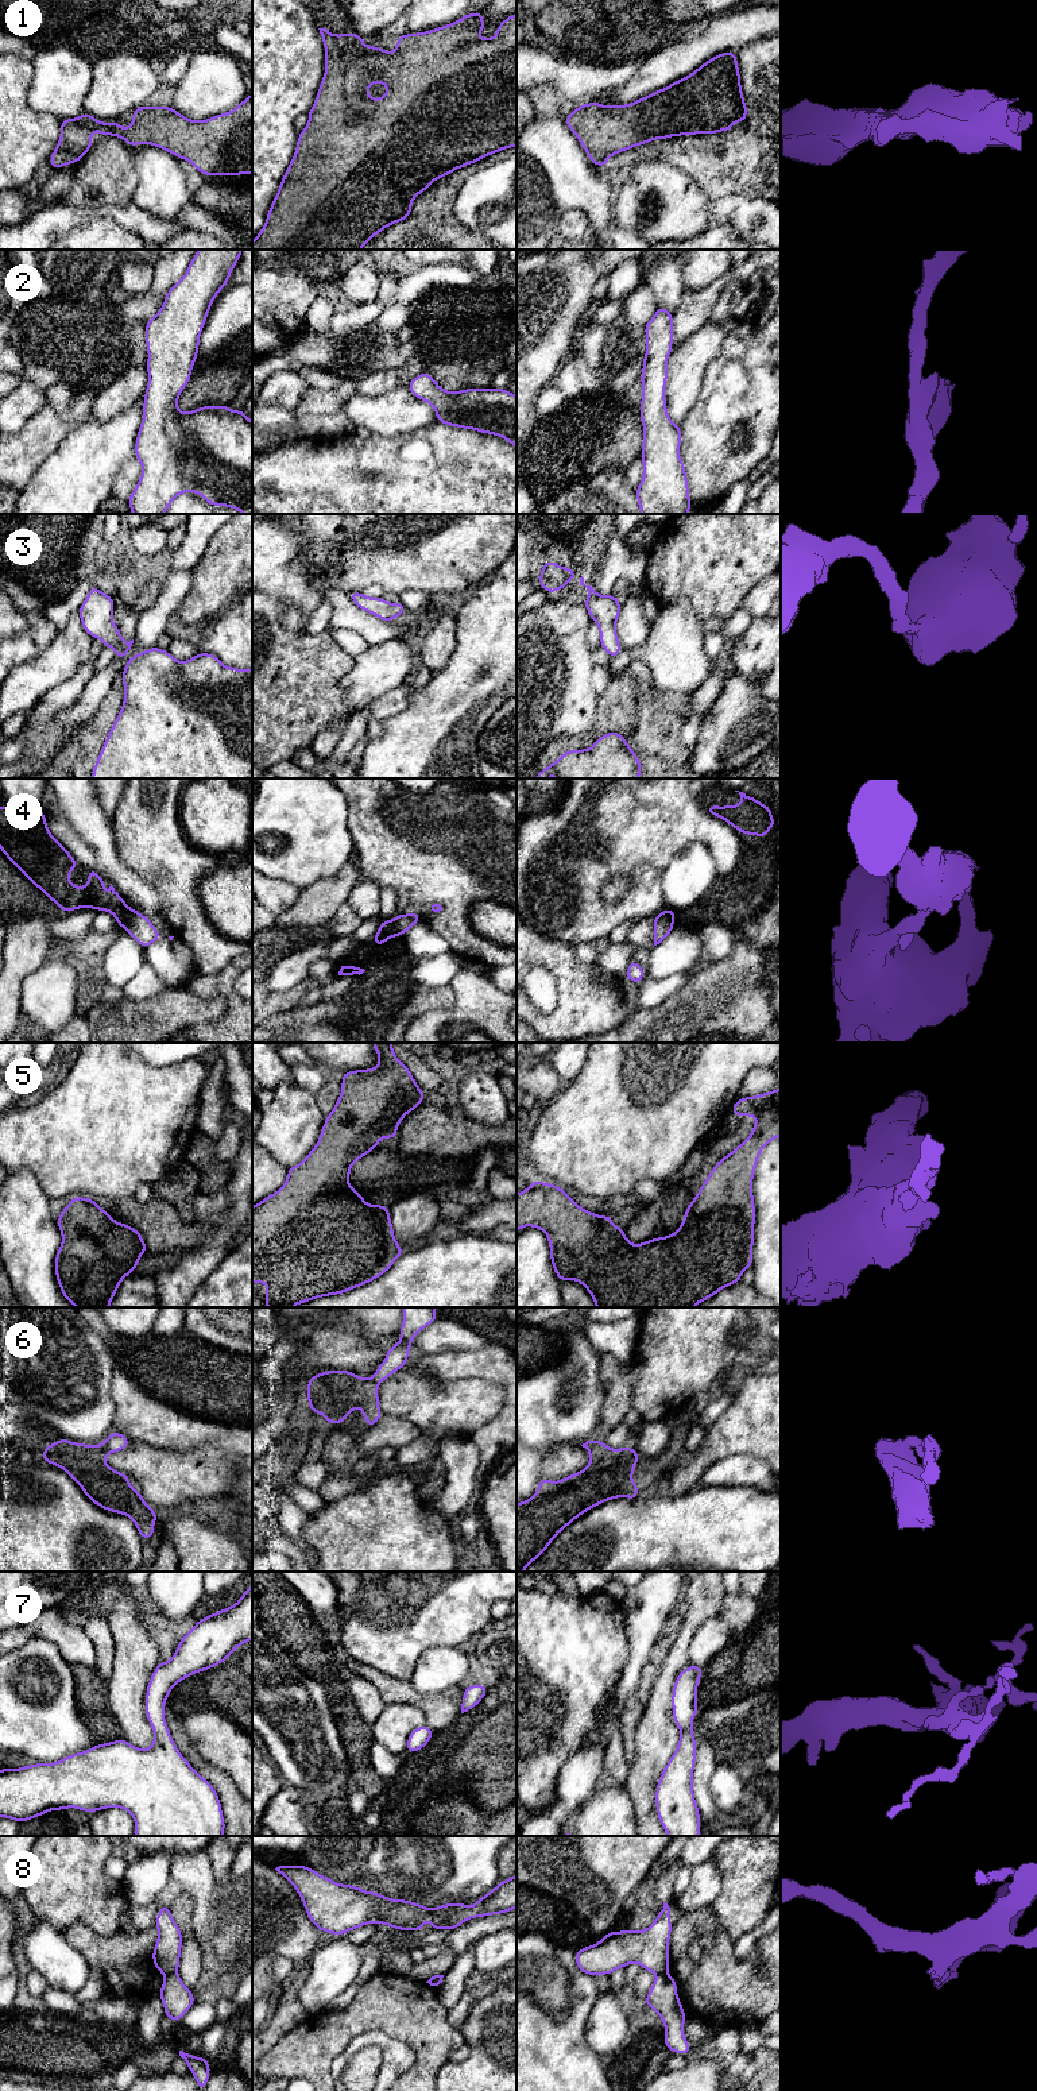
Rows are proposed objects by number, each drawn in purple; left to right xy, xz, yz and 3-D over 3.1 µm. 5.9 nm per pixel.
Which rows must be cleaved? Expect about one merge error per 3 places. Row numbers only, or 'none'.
4, 6, 8

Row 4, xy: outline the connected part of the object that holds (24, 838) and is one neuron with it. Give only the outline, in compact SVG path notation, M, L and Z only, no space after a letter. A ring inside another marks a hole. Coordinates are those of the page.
M0 807L0 850L5 857L40 889L61 911L70 912L81 908L111 912L117 927L125 928L134 915L134 908L128 907L121 896L109 886L109 893L104 892L105 880L94 870L88 870L88 885L73 886L69 874L77 867L77 861L67 849L59 843L50 832L46 815L39 807Z

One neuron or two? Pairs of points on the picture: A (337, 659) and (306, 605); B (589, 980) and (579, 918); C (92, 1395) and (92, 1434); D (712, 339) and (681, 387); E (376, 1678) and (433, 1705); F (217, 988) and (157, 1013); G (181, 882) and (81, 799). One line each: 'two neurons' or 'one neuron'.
A: two neurons
B: two neurons
C: one neuron
D: one neuron
E: one neuron
F: two neurons
G: two neurons

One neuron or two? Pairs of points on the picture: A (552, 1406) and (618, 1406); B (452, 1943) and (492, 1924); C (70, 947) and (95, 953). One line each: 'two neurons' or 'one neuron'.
A: two neurons
B: one neuron
C: one neuron

